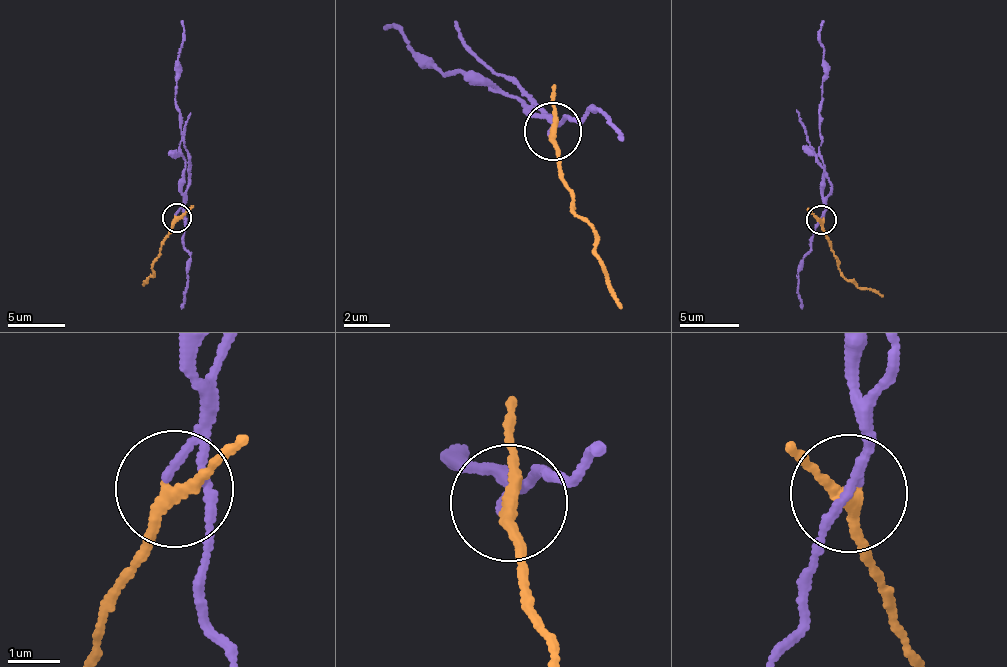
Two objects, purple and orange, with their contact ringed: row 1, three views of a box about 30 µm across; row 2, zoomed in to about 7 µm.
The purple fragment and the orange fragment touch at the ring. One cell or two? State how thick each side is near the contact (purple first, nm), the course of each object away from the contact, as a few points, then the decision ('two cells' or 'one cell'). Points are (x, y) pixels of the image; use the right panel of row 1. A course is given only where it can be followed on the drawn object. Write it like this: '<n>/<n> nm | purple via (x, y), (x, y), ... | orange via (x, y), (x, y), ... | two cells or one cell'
90/200 nm | purple via (822, 217), (823, 172), (819, 147), (825, 61), (819, 38), (823, 20) | orange via (822, 220), (839, 273), (859, 288), (883, 295) | two cells

